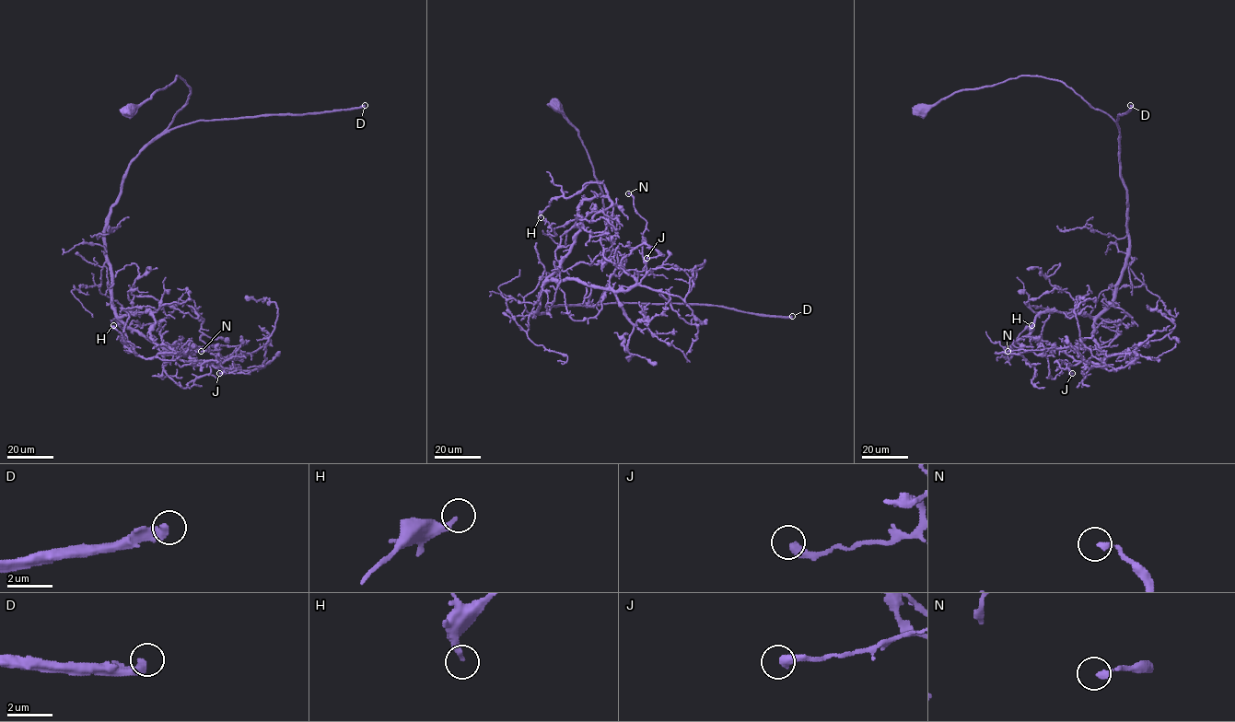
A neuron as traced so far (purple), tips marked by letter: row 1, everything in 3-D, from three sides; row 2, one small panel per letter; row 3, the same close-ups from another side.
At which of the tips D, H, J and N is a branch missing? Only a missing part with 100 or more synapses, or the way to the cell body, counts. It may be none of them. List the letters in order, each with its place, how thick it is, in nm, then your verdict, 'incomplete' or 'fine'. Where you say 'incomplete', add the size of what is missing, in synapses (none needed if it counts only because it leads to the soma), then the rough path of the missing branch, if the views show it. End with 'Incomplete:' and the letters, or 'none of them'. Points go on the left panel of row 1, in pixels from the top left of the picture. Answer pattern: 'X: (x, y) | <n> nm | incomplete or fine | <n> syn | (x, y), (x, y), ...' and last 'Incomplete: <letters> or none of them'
D: (365, 105) | 440 nm | incomplete | 500 syn
H: (113, 325) | 260 nm | fine
J: (219, 373) | 400 nm | fine
N: (201, 351) | 240 nm | fine
Incomplete: D

